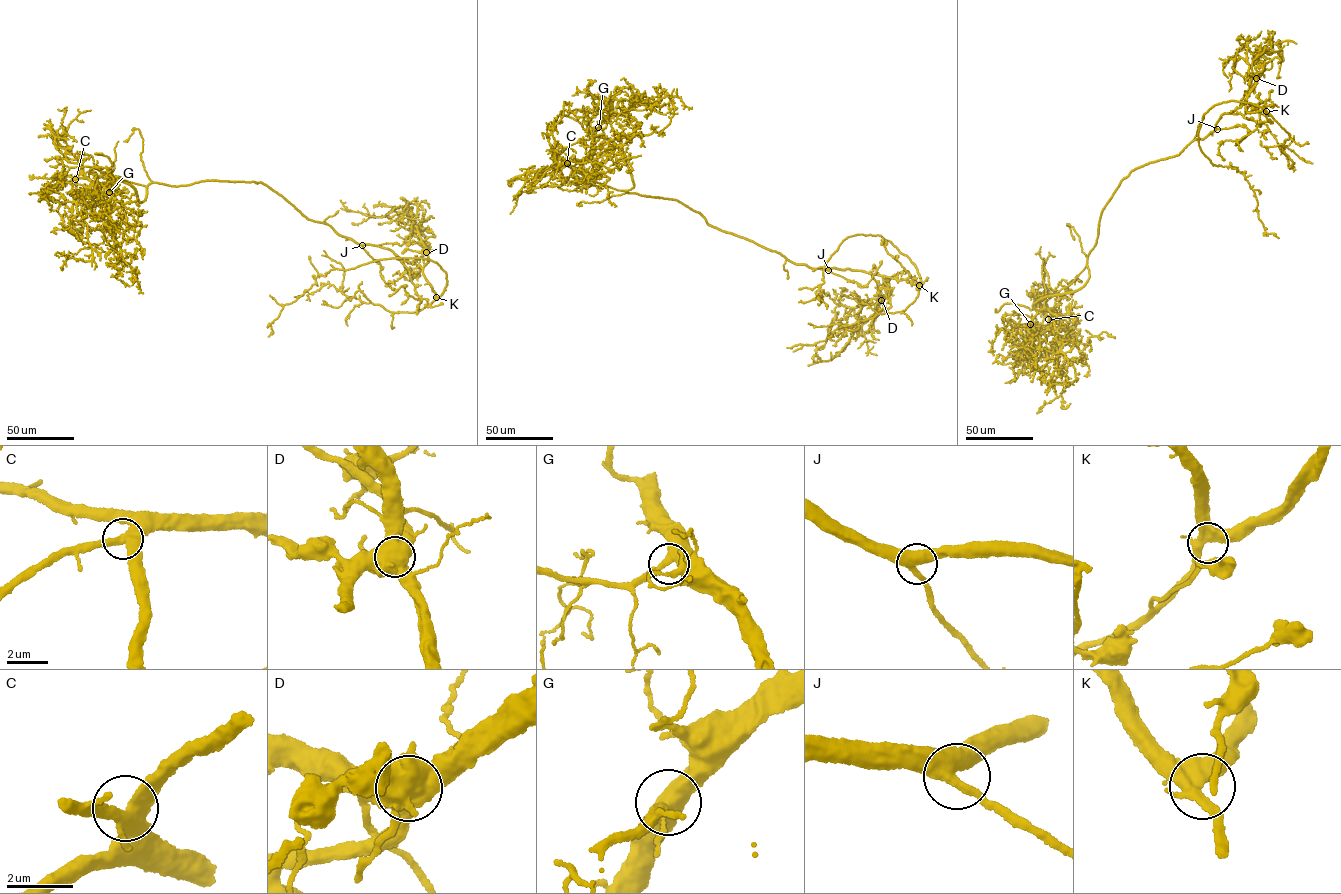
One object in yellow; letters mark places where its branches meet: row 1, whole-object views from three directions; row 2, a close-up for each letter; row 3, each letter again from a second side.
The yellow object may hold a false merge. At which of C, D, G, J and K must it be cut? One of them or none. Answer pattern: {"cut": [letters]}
{"cut": ["D"]}

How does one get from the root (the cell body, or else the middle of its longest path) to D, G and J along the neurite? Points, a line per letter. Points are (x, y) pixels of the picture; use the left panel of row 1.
D: (331, 227), (358, 243), (391, 250), (410, 263), (426, 252)
G: (331, 227), (307, 219), (258, 182), (154, 182), (140, 202), (132, 185), (118, 180), (109, 192)
J: (331, 227), (339, 234), (362, 245)

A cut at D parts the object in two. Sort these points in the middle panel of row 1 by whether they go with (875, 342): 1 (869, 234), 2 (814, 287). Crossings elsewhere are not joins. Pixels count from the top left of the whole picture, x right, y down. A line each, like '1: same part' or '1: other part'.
1: same part
2: same part

